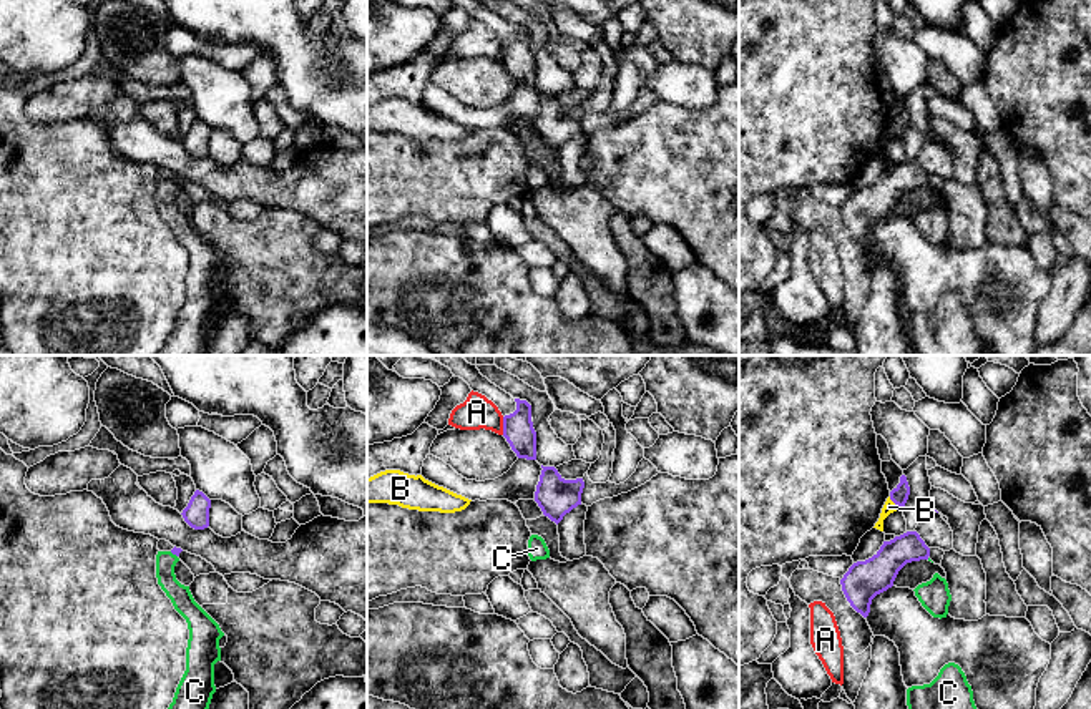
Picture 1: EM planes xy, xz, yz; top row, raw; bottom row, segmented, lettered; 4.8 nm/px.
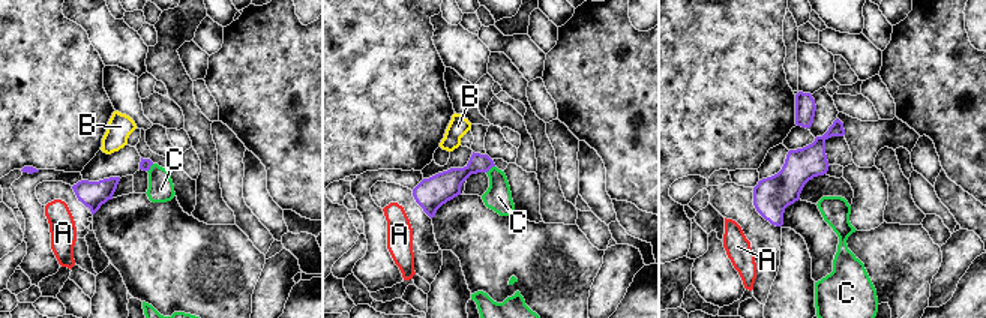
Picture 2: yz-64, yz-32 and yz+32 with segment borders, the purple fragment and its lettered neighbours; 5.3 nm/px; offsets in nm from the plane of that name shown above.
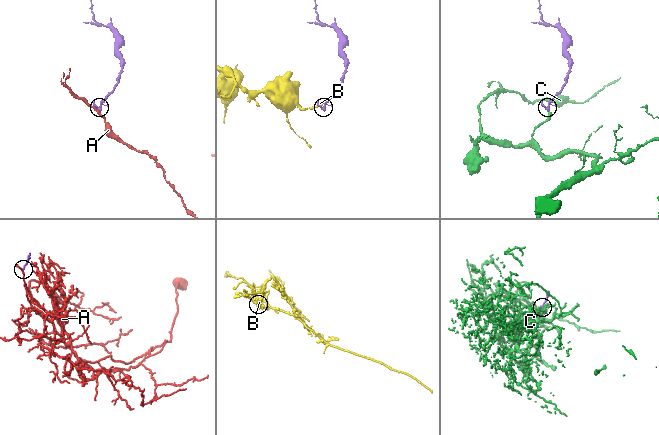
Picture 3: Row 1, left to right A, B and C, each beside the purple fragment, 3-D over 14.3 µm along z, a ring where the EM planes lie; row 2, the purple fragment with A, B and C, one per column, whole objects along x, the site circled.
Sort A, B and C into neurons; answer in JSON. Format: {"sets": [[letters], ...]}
{"sets": [["A"], ["B"], ["C"]]}

